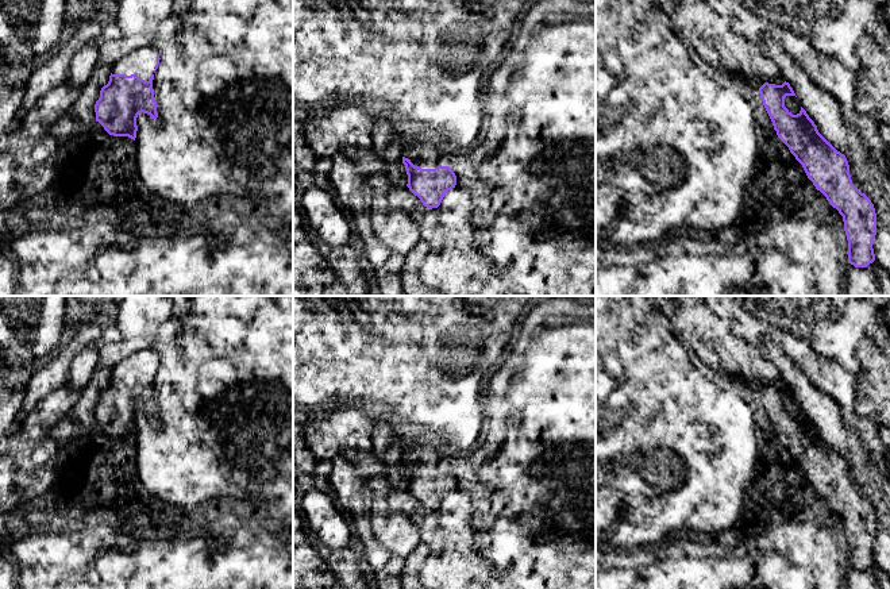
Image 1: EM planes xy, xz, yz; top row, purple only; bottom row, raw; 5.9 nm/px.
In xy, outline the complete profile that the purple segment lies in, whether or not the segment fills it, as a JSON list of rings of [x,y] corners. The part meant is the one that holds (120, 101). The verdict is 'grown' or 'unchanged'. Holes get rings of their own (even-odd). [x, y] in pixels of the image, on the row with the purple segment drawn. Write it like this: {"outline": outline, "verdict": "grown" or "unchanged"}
{"outline": [[[145,46],[112,66],[109,81],[95,104],[96,122],[109,135],[135,140],[138,115],[158,118],[153,80],[159,59],[153,46]]], "verdict": "grown"}

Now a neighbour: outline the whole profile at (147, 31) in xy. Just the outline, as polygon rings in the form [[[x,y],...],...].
[[[122,0],[116,24],[122,35],[99,45],[97,65],[113,66],[128,54],[151,46],[159,24],[169,18],[173,0]]]

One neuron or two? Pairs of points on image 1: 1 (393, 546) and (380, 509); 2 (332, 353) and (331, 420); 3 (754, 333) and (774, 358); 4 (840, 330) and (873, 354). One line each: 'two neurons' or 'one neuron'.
1: one neuron
2: two neurons
3: two neurons
4: two neurons

